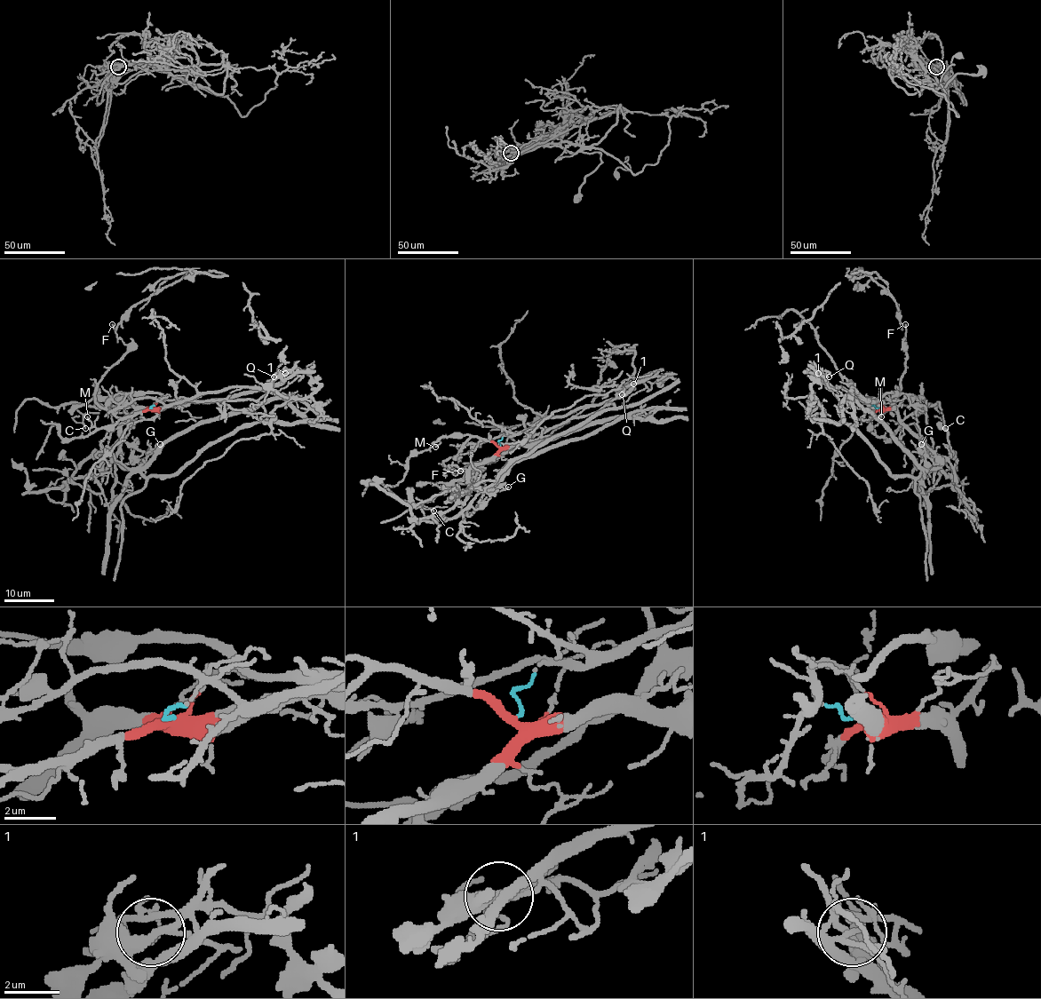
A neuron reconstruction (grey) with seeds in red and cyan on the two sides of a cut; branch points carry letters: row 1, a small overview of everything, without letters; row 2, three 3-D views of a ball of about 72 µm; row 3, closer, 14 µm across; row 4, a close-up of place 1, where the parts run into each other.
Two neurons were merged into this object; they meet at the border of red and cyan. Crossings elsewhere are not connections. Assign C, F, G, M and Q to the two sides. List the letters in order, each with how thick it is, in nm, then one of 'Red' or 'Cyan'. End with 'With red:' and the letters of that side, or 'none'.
C: Thickness 160 nm. Red
F: Thickness 90 nm. Red
G: Thickness 180 nm. Red
M: Thickness 150 nm. Red
Q: Thickness 240 nm. Red
With red: C, F, G, M, Q

